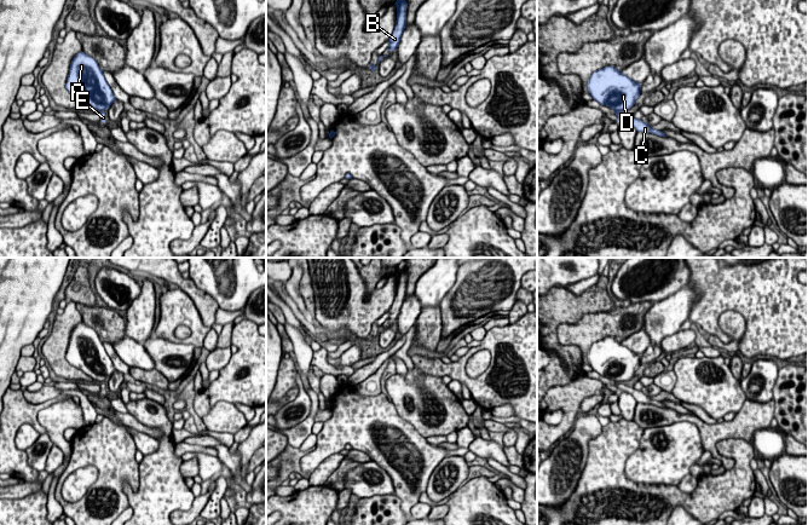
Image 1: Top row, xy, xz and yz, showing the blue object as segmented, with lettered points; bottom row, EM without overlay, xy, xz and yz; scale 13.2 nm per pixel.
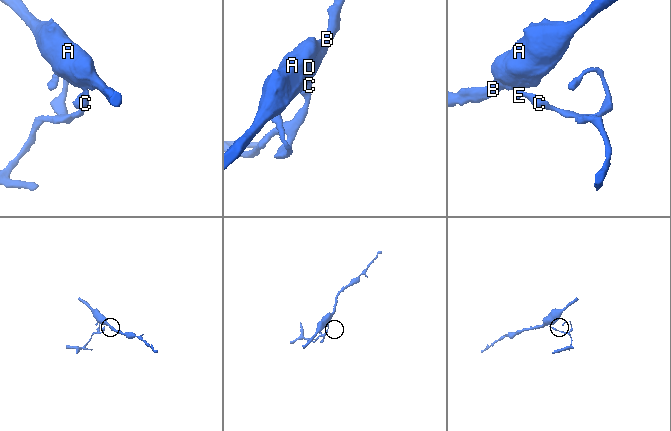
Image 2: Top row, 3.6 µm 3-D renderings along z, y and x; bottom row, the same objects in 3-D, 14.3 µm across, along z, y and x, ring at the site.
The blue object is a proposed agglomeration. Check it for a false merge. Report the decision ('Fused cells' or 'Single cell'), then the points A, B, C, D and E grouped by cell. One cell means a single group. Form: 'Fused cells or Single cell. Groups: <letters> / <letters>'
Fused cells. Groups: A B D / C E

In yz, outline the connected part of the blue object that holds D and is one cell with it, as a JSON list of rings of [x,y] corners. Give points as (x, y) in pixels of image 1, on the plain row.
[[[614,338],[594,342],[587,354],[591,370],[614,382],[630,380],[640,367],[641,356]]]

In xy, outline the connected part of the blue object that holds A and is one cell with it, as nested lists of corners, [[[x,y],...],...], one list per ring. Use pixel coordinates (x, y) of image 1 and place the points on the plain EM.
[[[82,322],[71,331],[65,358],[96,382],[104,382],[115,373],[103,341],[94,329]]]

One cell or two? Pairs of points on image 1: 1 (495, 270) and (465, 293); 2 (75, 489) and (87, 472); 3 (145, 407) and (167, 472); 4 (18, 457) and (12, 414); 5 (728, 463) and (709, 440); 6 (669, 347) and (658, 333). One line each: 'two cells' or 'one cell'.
1: one cell
2: one cell
3: one cell
4: one cell
5: one cell
6: two cells

